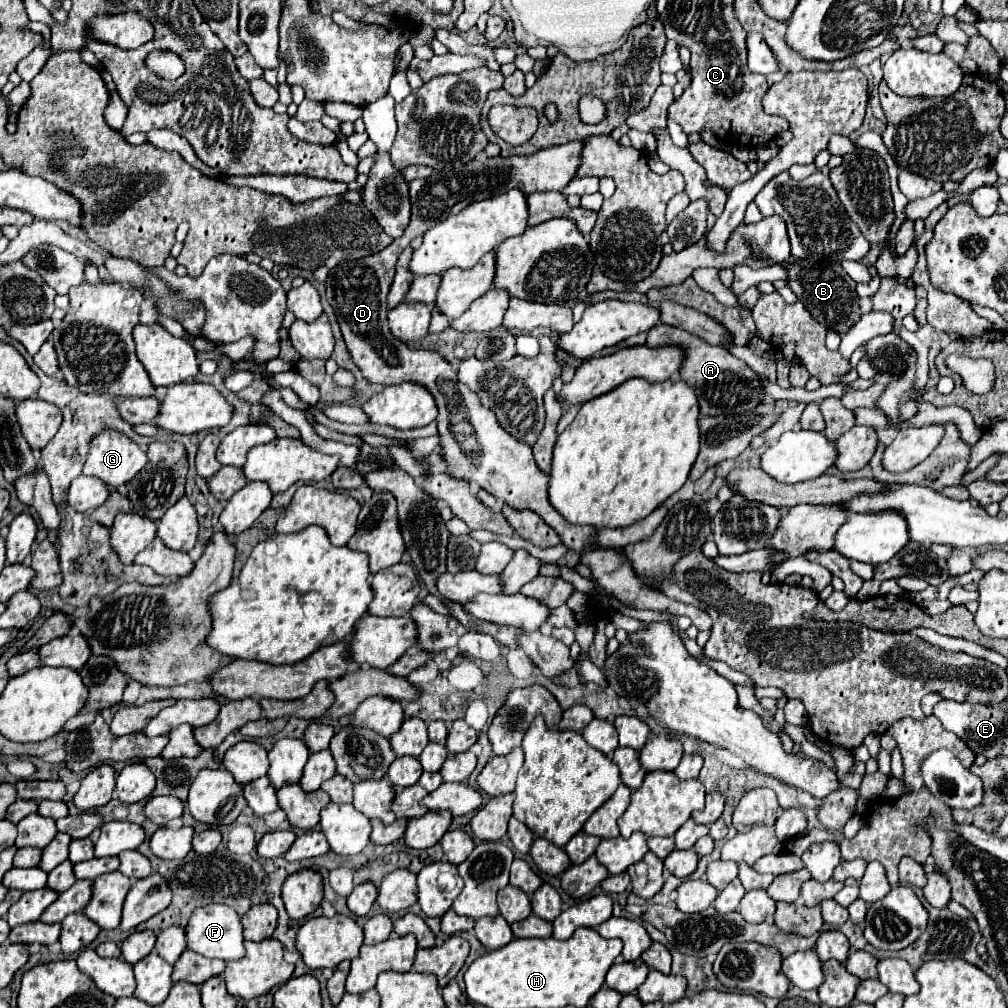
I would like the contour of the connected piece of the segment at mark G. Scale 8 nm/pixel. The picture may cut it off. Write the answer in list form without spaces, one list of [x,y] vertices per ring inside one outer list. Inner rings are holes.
[[[104,430],[90,442],[84,474],[100,478],[110,490],[116,490],[120,484],[132,480],[146,462],[146,452],[136,442],[120,432]]]

